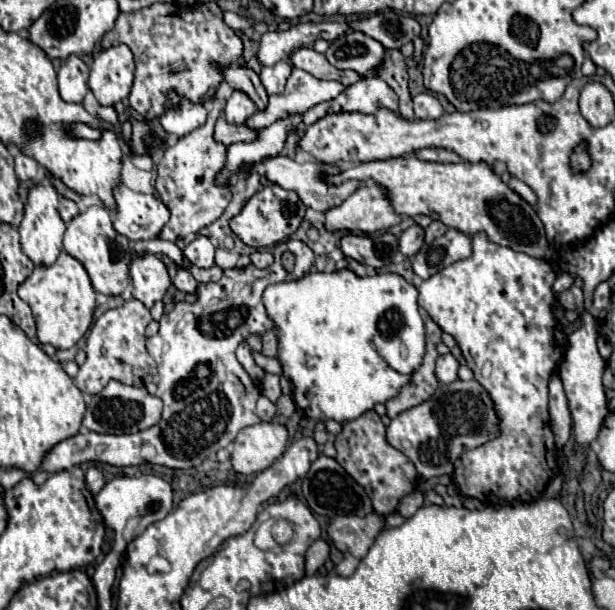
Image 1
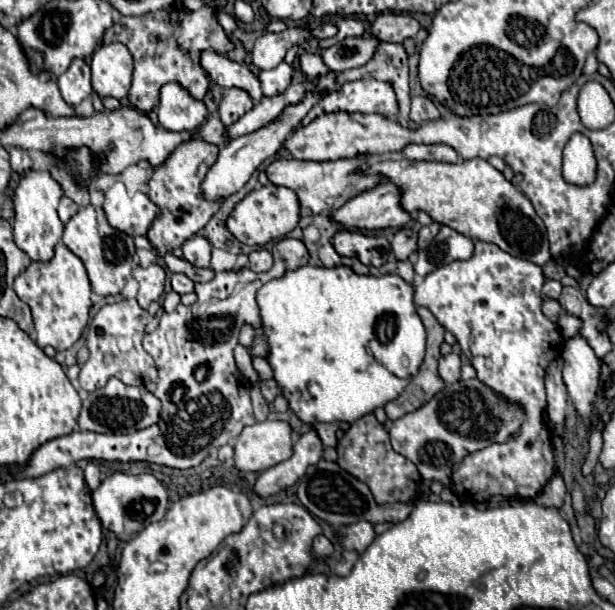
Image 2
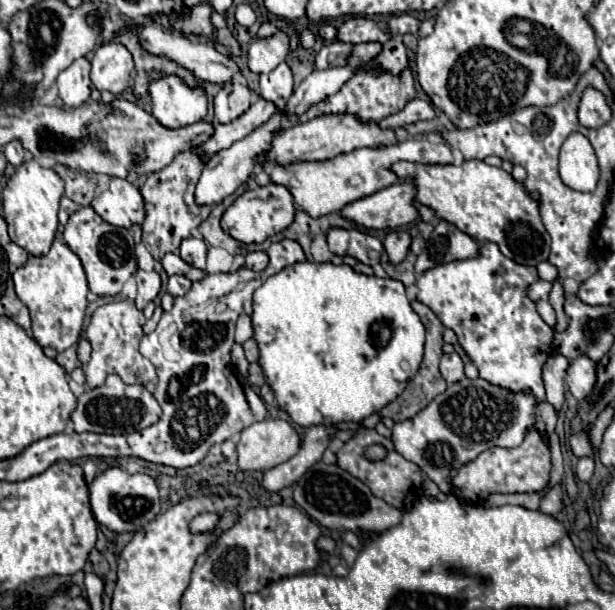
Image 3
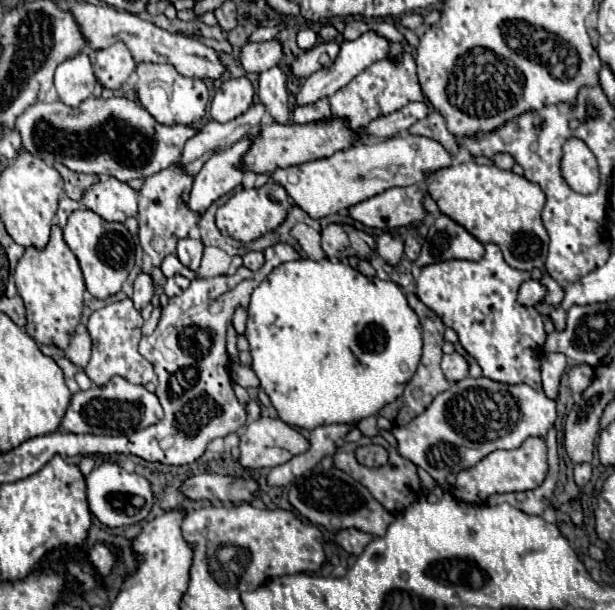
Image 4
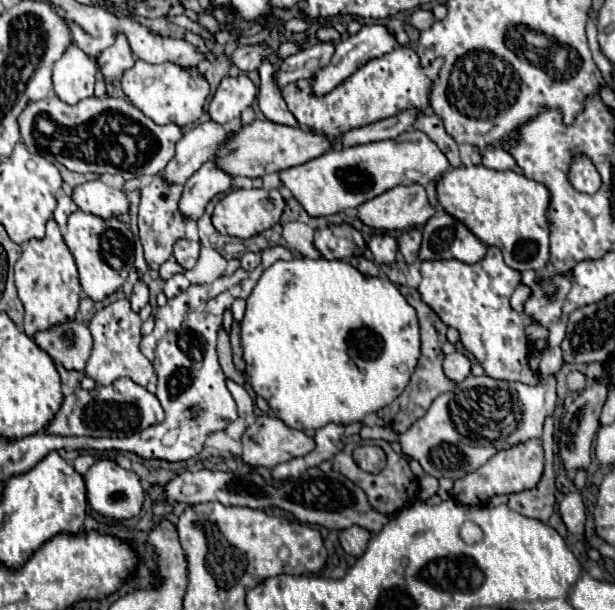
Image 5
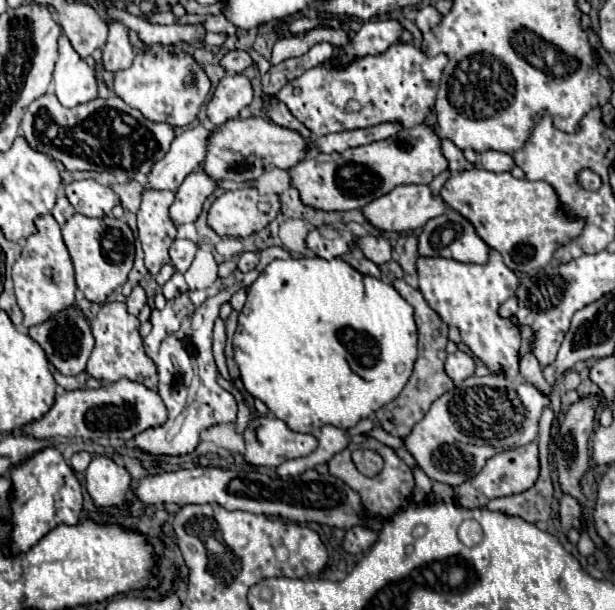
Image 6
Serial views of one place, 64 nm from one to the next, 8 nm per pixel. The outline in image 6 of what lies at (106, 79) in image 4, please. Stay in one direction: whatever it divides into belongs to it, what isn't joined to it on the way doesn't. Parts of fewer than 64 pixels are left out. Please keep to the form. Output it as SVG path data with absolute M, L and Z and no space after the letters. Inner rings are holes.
M120 22L110 24L108 42L102 52L104 52L102 62L108 72L118 72L118 70L132 66L132 60L136 54L134 54L130 40L128 40L128 30L124 24L120 24Z

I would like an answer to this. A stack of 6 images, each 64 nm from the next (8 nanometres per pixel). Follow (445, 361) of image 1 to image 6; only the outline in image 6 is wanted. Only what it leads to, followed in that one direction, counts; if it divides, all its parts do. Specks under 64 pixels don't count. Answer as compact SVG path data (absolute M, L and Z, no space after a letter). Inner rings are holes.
M454 352L454 354L448 354L446 362L444 362L444 368L446 368L446 374L454 380L454 382L462 382L466 378L470 378L474 374L474 360L472 356L468 356L466 352Z

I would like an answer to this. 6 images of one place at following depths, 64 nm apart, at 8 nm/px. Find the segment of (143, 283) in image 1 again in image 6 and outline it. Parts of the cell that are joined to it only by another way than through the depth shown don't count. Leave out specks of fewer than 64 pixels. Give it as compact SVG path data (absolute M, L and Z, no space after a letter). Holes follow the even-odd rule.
M134 286L134 290L132 290L130 298L126 300L126 304L128 304L128 312L130 314L138 314L146 306L146 292L144 292L144 288L142 286Z

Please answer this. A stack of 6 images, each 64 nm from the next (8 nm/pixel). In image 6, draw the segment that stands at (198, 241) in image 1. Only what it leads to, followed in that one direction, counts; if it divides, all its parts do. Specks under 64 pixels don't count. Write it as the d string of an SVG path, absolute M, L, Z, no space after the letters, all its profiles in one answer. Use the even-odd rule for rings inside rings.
M174 240L172 246L170 246L170 258L172 258L172 264L176 266L178 272L186 272L196 256L196 250L198 246L190 240Z

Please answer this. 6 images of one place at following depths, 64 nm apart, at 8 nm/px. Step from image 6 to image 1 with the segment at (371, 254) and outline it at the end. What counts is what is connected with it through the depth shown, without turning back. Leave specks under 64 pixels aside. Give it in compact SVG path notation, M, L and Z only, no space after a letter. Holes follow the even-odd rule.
M412 226L408 230L404 230L404 234L400 236L400 252L408 258L412 258L424 244L424 228L422 226Z

